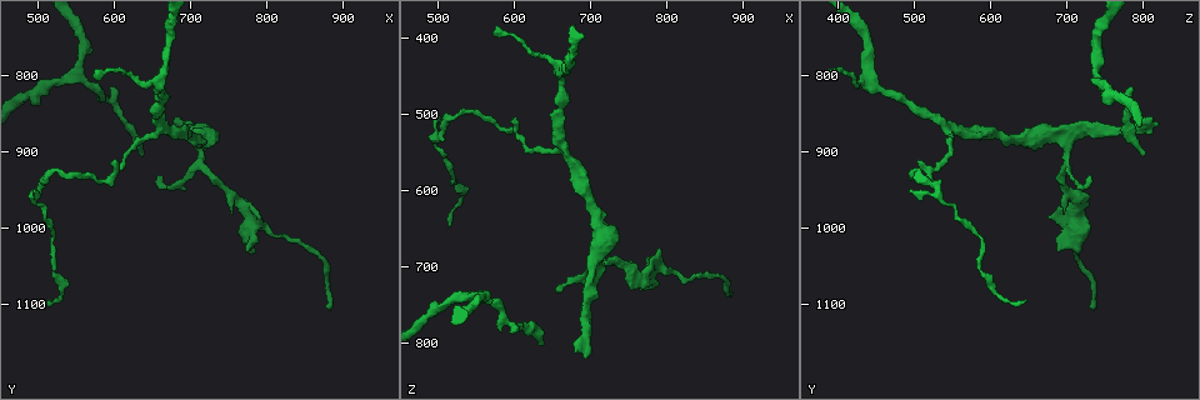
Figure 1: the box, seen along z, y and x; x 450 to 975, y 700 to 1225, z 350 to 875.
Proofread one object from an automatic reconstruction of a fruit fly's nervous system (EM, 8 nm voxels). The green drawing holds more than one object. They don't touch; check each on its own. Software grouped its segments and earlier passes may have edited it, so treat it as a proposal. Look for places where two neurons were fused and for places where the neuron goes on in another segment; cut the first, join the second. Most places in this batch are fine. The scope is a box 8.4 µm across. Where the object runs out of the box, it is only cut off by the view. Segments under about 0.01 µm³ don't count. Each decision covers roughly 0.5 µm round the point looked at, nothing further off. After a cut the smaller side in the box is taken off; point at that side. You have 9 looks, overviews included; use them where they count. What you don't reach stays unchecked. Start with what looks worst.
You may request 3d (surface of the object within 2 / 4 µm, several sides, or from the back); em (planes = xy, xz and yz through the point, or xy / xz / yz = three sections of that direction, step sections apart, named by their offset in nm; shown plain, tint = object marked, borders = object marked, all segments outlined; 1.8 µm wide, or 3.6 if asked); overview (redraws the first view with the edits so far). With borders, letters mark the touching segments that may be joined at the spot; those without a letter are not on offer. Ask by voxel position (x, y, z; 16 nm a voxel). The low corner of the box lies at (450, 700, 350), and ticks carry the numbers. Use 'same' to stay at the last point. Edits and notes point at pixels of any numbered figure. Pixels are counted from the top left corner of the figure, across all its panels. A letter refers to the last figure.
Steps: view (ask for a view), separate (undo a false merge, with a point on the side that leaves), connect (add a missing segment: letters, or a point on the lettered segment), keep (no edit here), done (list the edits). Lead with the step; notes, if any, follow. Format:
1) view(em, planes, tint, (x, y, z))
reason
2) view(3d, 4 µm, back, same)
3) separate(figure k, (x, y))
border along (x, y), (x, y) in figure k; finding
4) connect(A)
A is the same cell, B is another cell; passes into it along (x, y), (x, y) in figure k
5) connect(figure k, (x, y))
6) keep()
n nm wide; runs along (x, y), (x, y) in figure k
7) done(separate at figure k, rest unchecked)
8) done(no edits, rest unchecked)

view(em, planes, tint, (700, 870, 810))

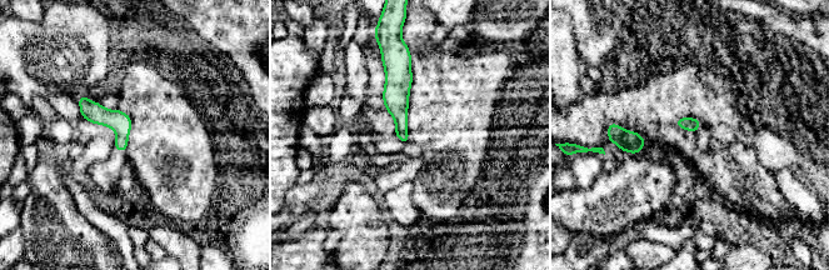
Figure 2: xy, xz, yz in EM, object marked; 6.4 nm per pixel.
view(em, planes, borders, same)

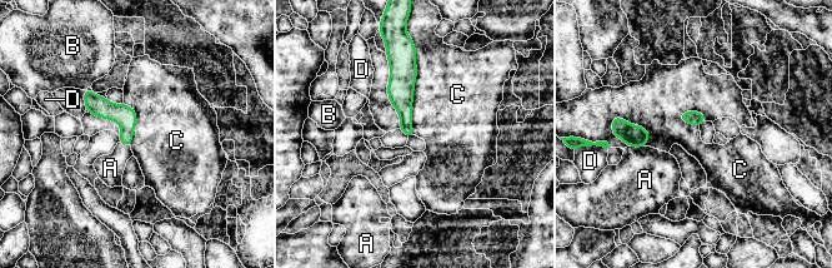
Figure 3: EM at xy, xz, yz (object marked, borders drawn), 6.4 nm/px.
keep()
A, B, C and D are other cells; border along (412, 44), (415, 134) in figure 3; none of them fits

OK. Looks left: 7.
view(em, xz, step 16, tint, (515, 1095, 645))
tapers out

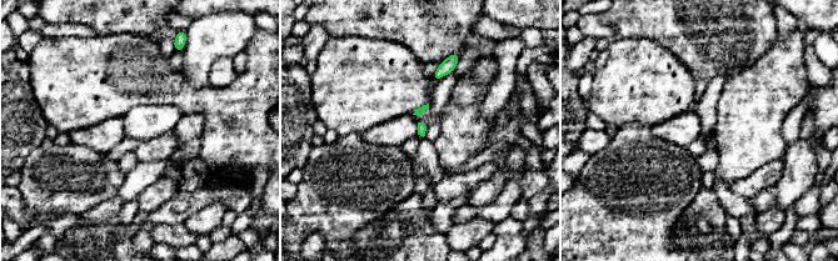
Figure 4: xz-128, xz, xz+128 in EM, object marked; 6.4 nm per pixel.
view(em, planes, borders, same)
cut it another way

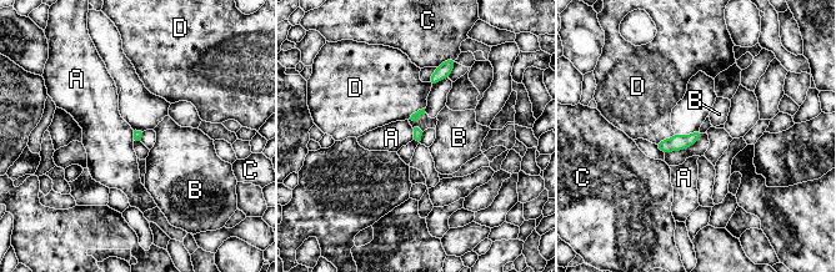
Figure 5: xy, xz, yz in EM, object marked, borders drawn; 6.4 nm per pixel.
keep()
A, B, C and D are other cells; border along (413, 129), (414, 139) in figure 5; none of them fits

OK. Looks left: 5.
view(em, xy, step 4, tint, (790, 985, 680))
free end

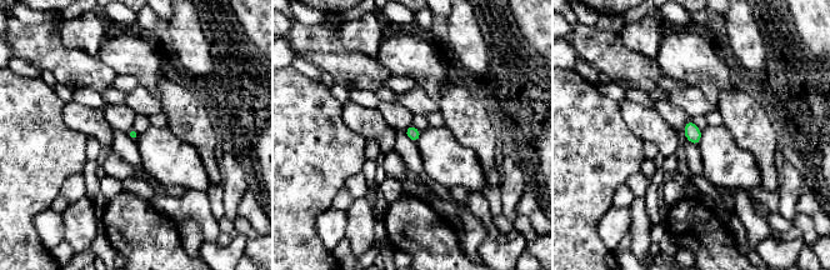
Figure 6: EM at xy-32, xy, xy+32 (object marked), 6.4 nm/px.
view(em, planes, tint, same)

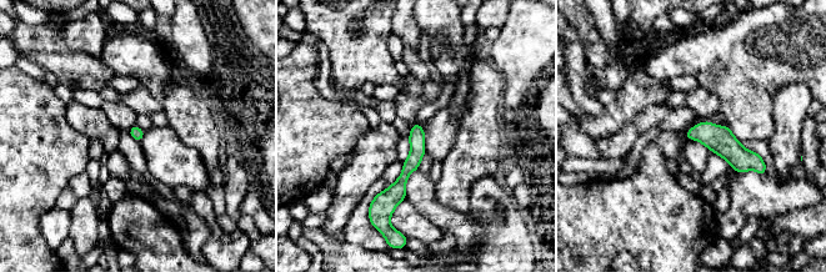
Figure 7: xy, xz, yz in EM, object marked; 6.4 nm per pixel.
view(em, planes, borders, same)
what lies round it

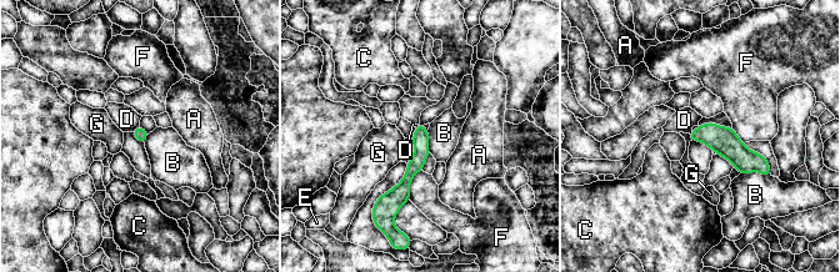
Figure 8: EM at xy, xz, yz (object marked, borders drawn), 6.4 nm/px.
keep()
A, B, C, D, E, F and G are other cells; runs along (420, 127), (420, 156), (394, 205) in figure 8; no lettered segment goes on from it

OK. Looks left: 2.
done(no edits, rest unchecked)

